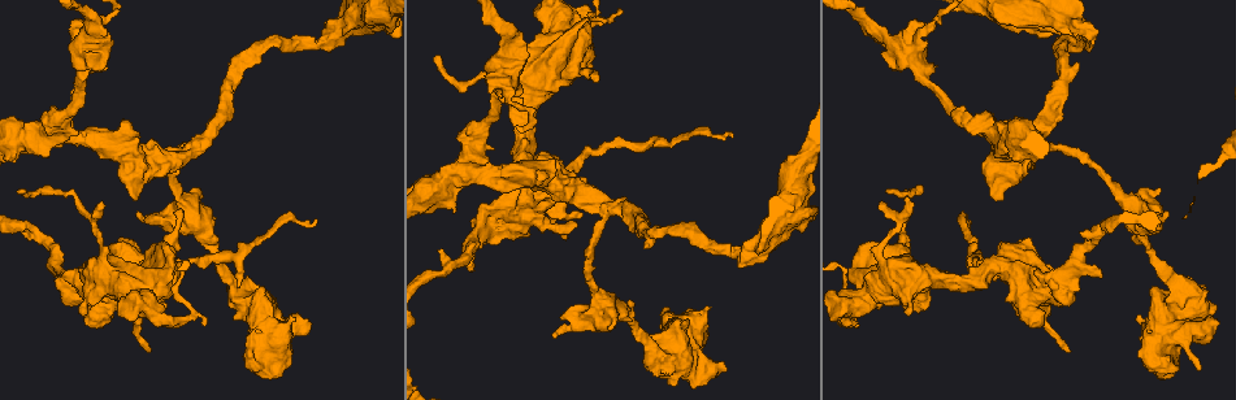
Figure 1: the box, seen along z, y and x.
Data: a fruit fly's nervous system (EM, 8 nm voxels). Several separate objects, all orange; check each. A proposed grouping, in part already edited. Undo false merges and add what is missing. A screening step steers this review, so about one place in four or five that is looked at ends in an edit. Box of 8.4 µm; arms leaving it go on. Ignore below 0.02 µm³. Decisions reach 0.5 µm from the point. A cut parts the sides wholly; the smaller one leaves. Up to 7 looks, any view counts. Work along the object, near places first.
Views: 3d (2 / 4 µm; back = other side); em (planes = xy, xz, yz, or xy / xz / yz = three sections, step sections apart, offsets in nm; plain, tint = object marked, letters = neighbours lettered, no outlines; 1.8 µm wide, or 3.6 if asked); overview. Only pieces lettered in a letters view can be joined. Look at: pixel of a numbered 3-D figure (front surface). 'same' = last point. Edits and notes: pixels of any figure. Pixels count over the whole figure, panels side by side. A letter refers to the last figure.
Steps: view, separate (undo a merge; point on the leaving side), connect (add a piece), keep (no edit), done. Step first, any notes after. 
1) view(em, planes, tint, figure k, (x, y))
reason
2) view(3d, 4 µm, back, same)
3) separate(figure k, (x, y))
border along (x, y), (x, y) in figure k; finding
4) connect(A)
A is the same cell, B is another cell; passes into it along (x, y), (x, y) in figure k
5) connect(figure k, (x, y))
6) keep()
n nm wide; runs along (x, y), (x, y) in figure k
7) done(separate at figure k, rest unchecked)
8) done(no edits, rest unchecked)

view(3d, 4 µm, back, figure 1, (190, 149))

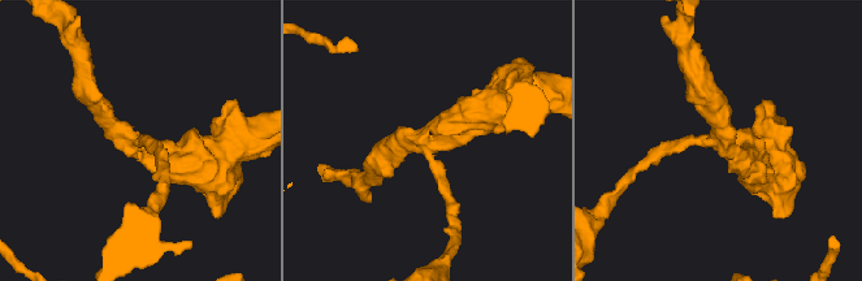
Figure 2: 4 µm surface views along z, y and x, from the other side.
view(em, xy, step 4, tint, figure 2, (713, 140))
3 arms; arms of 170, 280, 400 nm; now the EM

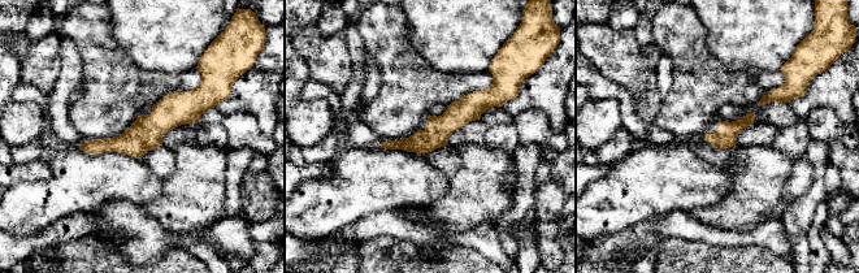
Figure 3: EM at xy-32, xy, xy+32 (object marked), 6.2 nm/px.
view(em, planes, letters, same)

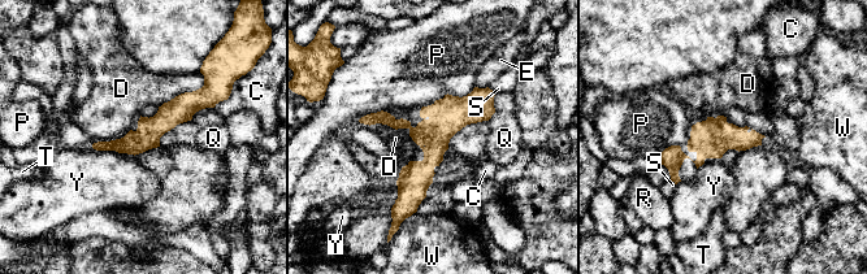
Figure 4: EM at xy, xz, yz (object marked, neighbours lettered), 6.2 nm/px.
keep()
D touches over 360 nm; C, D, E, P, Q, R, S, T, W and Y are other cells; border along (204, 75), (200, 87), (157, 107) in figure 4; all the same neuron

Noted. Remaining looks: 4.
view(3d, 4 µm, figure 1, (137, 215))
stops while still wide

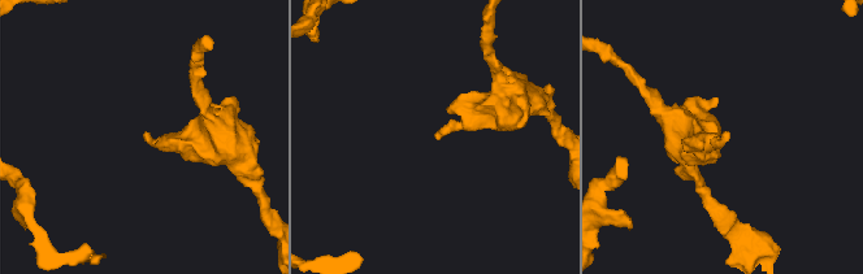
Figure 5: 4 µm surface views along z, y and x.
view(em, yz, step 16, letters, figure 5, (435, 136))

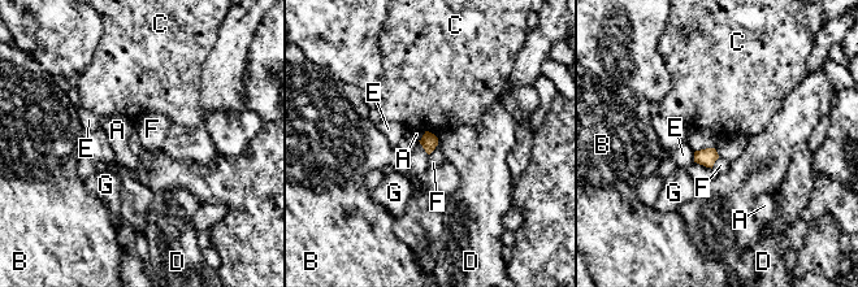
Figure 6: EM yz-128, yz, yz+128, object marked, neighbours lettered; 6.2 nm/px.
keep()
A, B, C, D, E, F and G are other cells; border along (438, 140), (438, 144), (429, 155) in figure 6; none of them fits

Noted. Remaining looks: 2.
view(em, planes, tint, figure 1, (73, 294))
sharp bend

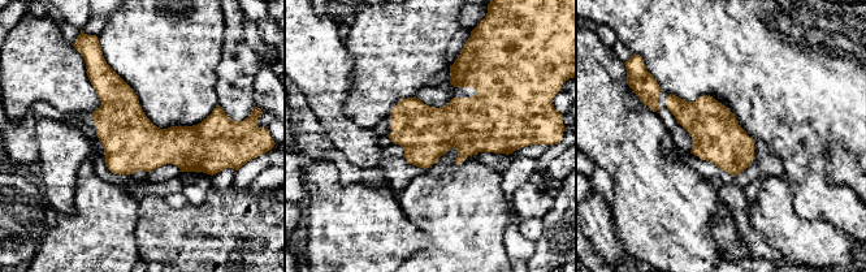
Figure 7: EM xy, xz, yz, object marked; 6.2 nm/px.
view(em, planes, letters, same)

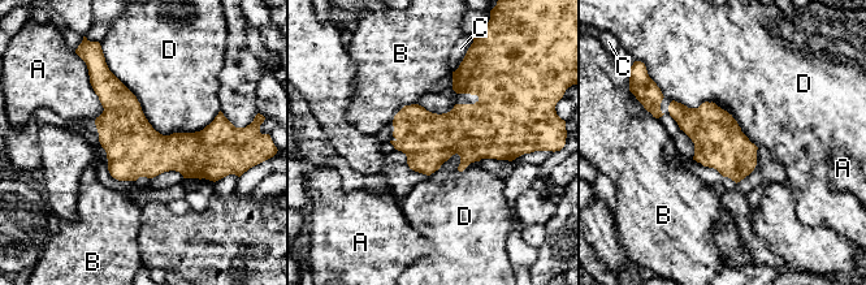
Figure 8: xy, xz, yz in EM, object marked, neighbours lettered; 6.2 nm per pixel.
keep()
320 nm wide; A, B, C and D are other cells; border along (104, 61), (163, 134), (220, 111) in figure 8; continuous, no second neuron

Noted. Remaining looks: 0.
done(no edits, rest unchecked)

